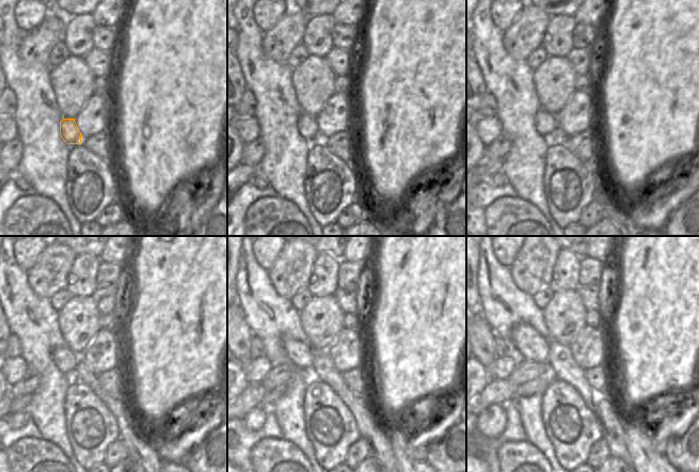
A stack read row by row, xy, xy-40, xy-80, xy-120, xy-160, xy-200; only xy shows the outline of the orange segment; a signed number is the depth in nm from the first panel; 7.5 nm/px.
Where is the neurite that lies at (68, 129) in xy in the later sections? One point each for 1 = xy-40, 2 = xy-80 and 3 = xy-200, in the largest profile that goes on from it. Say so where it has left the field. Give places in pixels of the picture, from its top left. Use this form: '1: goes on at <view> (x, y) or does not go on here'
1: goes on at xy-40 (306, 125)
2: goes on at xy-80 (545, 123)
3: goes on at xy-200 (530, 345)

